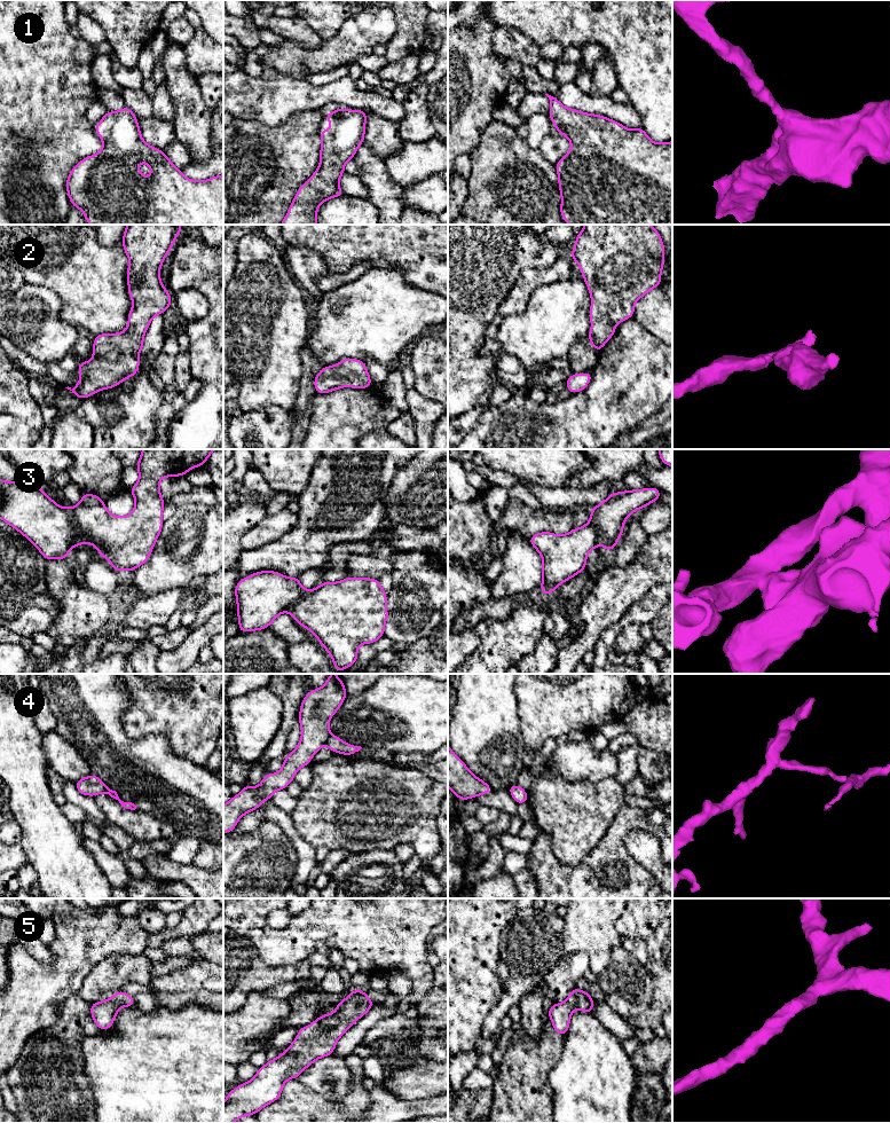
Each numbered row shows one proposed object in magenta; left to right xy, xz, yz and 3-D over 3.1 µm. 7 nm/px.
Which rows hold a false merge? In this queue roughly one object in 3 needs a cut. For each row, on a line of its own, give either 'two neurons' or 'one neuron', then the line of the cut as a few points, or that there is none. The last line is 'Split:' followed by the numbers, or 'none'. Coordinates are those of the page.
1: one neuron; cut none
2: one neuron; cut none
3: two neurons; cut xy (69, 508), (72, 523), (81, 538), (81, 542)
4: two neurons; cut xz (330, 733), (324, 743)
5: one neuron; cut none
Split: 3, 4

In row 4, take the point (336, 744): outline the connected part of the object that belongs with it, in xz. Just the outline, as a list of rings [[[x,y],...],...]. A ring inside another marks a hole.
[[[330,735],[325,745],[328,746],[328,748],[332,749],[337,754],[345,754],[345,755],[354,755],[356,752],[359,752],[362,748],[361,746],[354,746],[347,744],[334,735]]]

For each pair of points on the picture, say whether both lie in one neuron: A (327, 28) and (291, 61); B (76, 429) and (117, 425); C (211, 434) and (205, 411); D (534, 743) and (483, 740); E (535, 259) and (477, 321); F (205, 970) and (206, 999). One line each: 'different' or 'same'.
A: different
B: different
C: same
D: different
E: same
F: different

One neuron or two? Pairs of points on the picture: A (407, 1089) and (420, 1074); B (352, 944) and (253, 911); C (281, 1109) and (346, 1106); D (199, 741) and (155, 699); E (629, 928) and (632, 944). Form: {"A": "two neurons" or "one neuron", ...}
{"A": "one neuron", "B": "one neuron", "C": "one neuron", "D": "one neuron", "E": "two neurons"}

